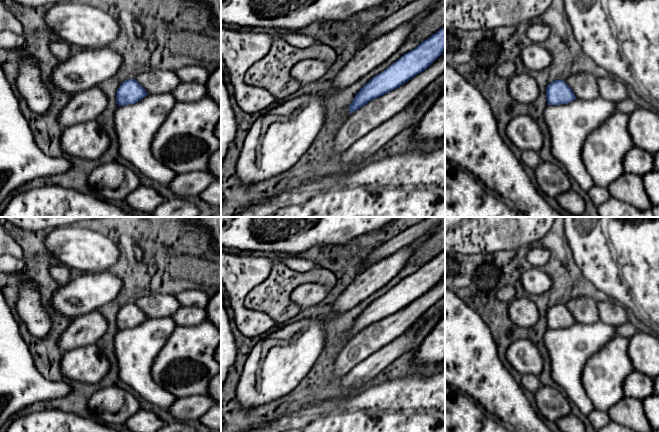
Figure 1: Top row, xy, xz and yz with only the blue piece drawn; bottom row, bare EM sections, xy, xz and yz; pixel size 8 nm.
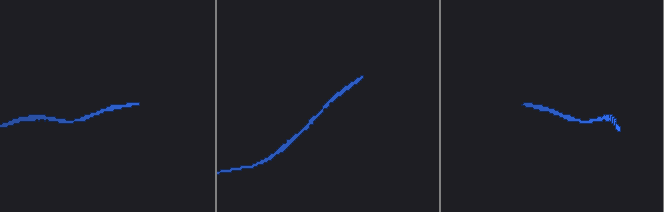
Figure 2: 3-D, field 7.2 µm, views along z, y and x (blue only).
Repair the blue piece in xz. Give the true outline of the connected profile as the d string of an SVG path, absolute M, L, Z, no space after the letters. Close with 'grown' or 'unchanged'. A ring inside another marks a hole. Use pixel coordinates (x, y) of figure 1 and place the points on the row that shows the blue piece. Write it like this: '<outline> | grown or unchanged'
M445 26L366 83L349 105L350 113L414 78L437 60L444 50Z | unchanged

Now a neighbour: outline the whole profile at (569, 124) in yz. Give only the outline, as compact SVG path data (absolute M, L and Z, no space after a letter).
M600 96L593 100L576 98L567 104L547 105L543 111L553 157L587 192L595 184L583 164L582 146L586 137L616 111L615 103Z

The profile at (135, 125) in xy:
M171 92L147 95L134 104L119 106L113 117L119 155L141 177L159 184L168 184L178 175L151 152L155 133L176 103Z

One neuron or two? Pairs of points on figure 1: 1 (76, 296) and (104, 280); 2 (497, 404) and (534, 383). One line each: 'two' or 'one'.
1: one
2: two

